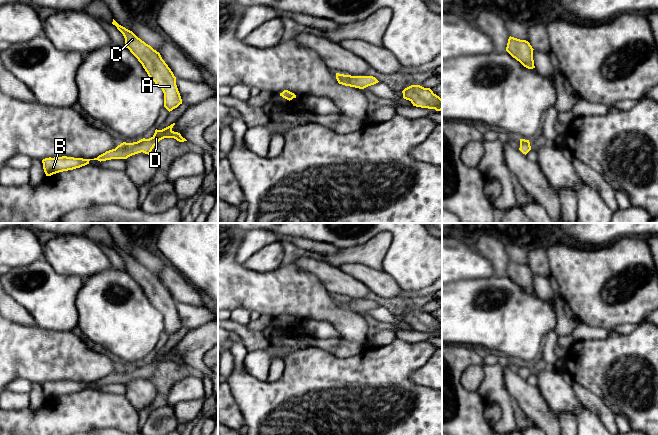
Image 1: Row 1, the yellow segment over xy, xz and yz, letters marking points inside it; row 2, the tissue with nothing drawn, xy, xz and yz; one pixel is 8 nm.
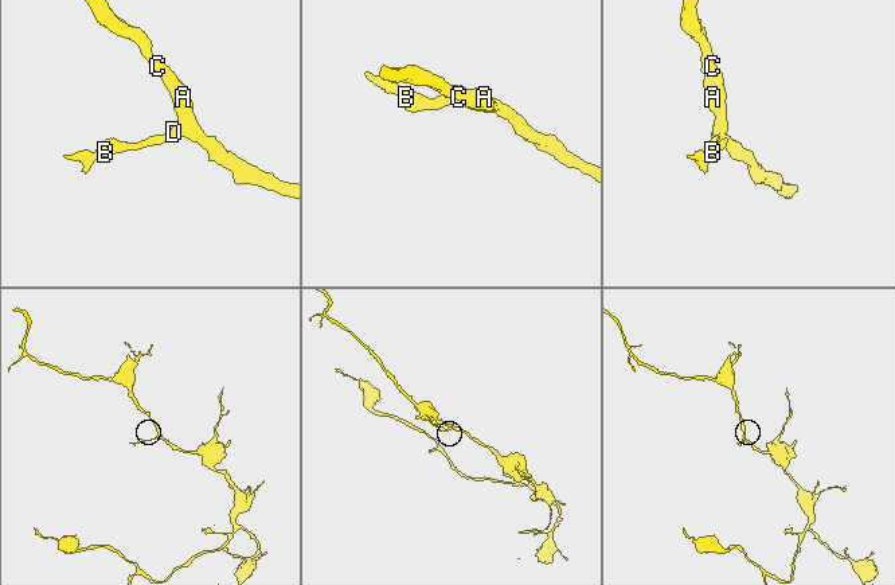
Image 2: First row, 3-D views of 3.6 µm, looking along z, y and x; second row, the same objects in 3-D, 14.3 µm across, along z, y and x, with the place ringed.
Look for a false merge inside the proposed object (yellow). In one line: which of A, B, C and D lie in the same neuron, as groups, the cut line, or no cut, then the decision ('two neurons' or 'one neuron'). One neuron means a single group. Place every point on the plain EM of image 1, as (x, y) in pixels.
A B C D; no cut; one neuron

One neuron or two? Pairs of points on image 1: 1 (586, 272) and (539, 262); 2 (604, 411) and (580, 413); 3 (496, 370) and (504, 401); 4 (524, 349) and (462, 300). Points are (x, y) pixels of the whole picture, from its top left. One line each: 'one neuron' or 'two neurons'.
1: two neurons
2: two neurons
3: one neuron
4: one neuron

